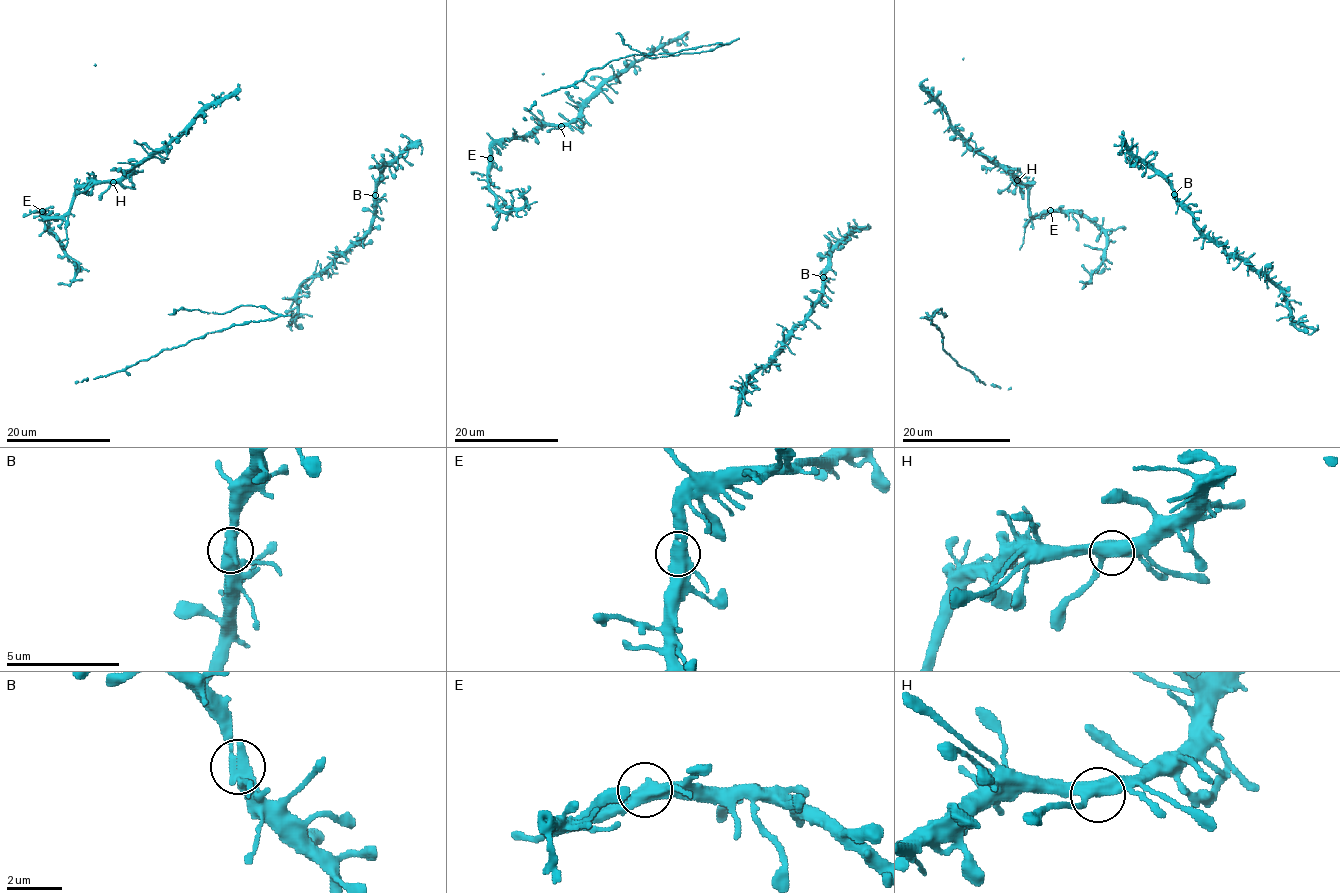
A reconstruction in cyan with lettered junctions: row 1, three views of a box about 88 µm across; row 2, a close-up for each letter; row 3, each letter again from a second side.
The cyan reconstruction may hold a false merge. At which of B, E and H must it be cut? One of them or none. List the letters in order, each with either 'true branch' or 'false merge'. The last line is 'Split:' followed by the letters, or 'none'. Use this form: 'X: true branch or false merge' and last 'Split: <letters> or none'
B: true branch
E: true branch
H: true branch
Split: none

